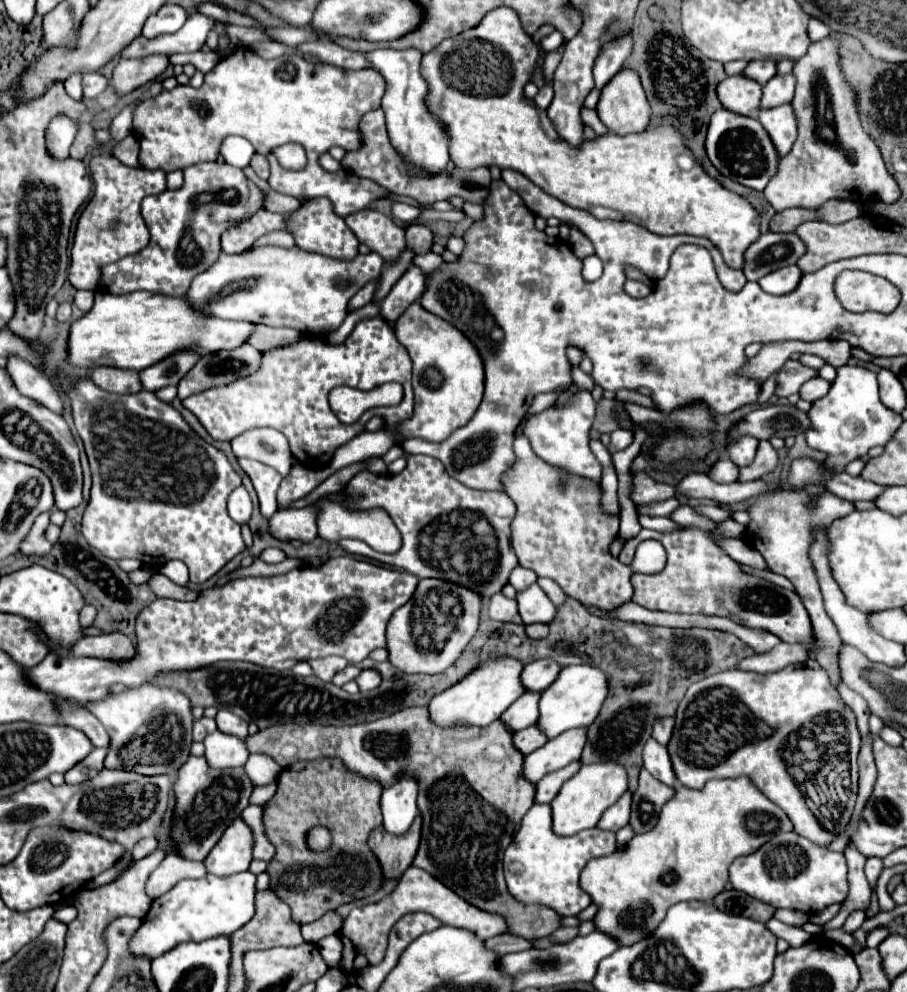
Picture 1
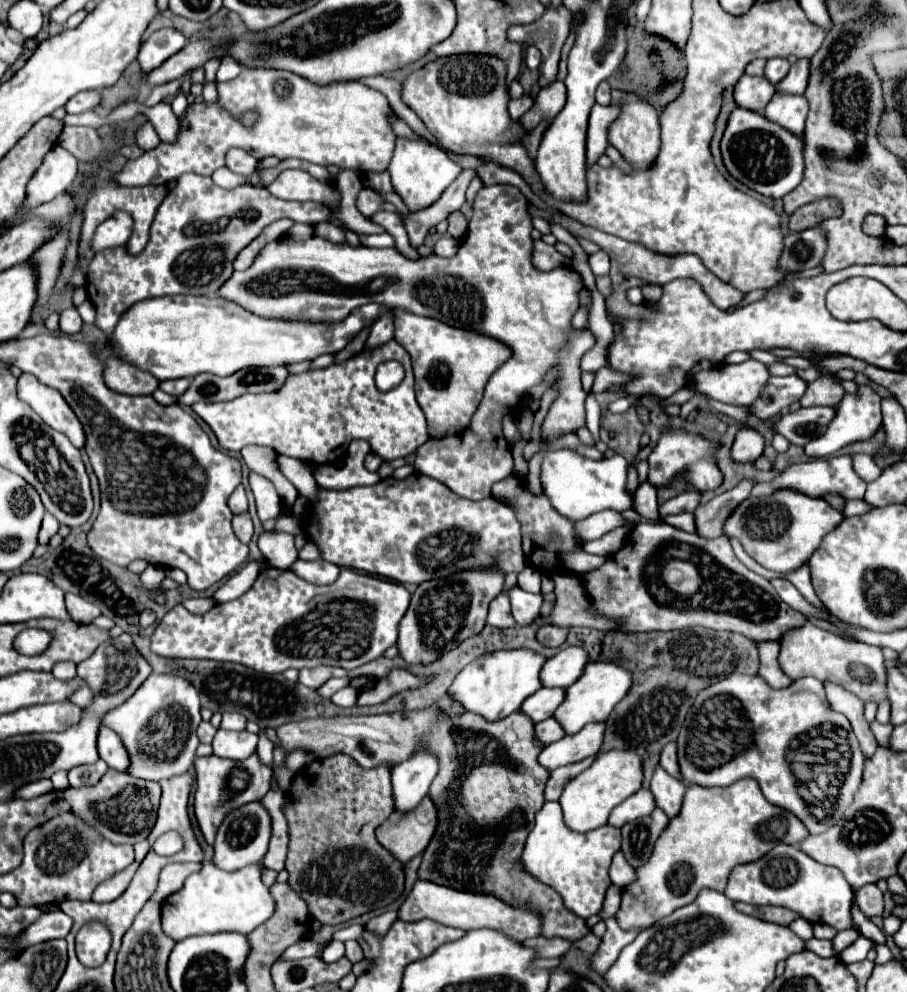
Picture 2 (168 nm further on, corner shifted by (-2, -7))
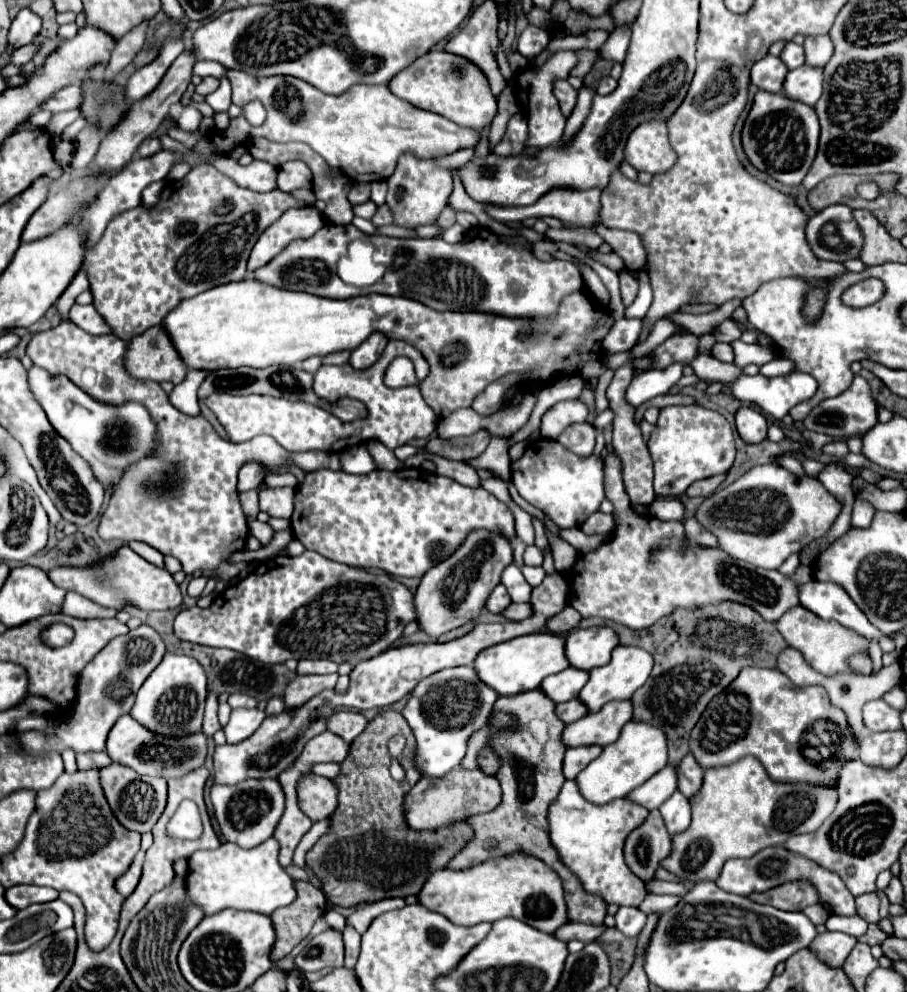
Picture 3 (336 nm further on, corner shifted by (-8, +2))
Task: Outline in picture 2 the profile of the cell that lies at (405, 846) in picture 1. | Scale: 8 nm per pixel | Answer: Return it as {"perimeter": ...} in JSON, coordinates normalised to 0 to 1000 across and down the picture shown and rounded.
{"perimeter":[[[473,801],[455,820],[438,820],[416,836],[416,848],[429,856],[442,870],[451,870],[458,862],[466,860],[482,836],[482,816]]]}

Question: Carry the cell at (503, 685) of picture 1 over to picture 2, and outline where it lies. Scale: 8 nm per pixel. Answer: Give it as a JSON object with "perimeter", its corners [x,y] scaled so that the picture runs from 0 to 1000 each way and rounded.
{"perimeter":[[[552,654],[535,658],[508,674],[495,693],[495,701],[515,717],[528,719],[539,727],[555,725],[574,715],[574,709],[596,693],[594,678],[601,666],[601,660],[585,654]]]}

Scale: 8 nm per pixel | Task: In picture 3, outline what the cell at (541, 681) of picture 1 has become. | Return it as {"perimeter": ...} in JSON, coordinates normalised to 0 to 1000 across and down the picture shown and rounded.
{"perimeter":[[[669,631],[636,633],[625,641],[623,659],[627,671],[638,675],[654,675],[667,671],[674,663],[674,655],[682,649],[678,637]]]}

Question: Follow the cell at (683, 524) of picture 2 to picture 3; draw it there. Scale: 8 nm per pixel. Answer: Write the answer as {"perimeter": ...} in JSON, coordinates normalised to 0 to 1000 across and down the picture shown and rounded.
{"perimeter":[[[722,502],[716,518],[724,520],[729,524],[753,524],[755,510],[749,502]]]}

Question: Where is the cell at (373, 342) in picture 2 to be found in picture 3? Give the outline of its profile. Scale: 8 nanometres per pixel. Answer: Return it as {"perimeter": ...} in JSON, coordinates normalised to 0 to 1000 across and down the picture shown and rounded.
{"perimeter":[[[411,335],[398,349],[394,349],[387,355],[387,363],[385,363],[387,369],[394,371],[394,373],[407,371],[420,359],[424,347],[427,347],[427,339],[422,335]]]}

